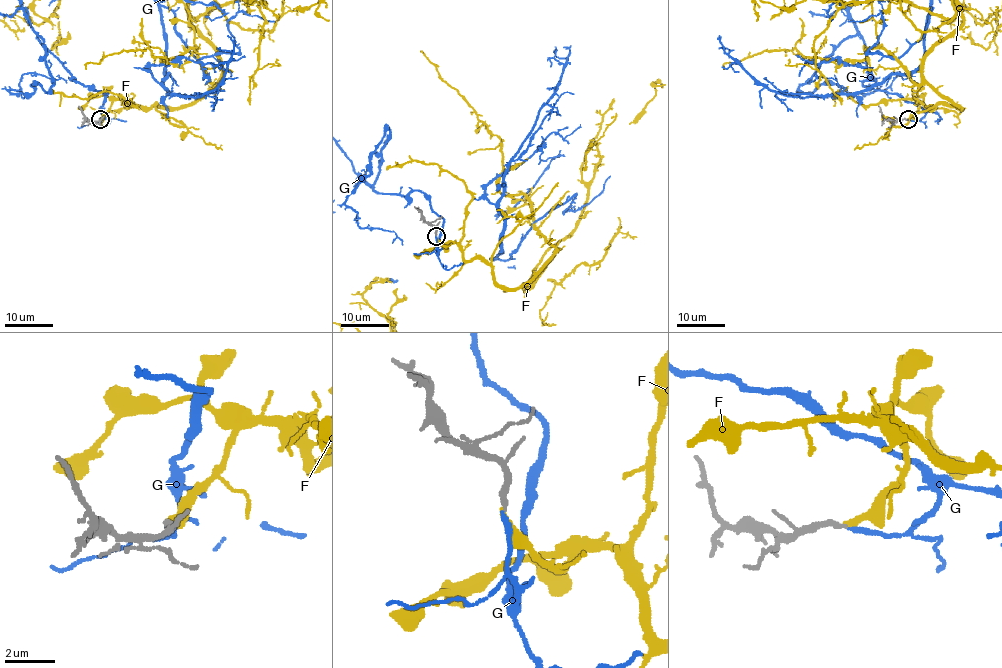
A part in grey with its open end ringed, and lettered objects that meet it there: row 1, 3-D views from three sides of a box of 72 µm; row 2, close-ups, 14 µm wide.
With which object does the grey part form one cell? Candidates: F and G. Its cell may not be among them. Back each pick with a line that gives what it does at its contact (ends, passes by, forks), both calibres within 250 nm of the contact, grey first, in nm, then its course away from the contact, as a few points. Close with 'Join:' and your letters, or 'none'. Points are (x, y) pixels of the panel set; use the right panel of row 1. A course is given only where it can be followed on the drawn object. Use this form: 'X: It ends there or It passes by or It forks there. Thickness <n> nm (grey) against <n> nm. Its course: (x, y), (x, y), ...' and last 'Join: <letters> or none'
G: It ends there. Thickness 220 nm (grey) against 200 nm
Join: G

